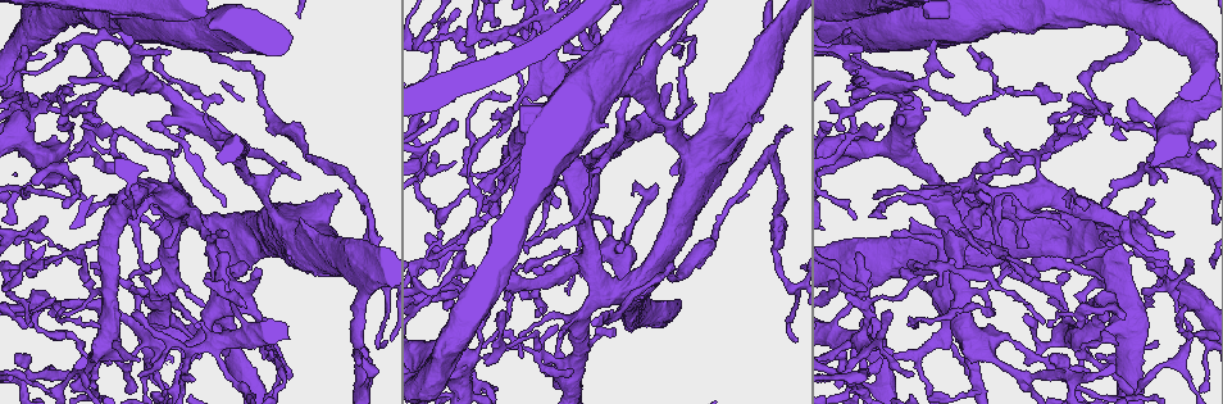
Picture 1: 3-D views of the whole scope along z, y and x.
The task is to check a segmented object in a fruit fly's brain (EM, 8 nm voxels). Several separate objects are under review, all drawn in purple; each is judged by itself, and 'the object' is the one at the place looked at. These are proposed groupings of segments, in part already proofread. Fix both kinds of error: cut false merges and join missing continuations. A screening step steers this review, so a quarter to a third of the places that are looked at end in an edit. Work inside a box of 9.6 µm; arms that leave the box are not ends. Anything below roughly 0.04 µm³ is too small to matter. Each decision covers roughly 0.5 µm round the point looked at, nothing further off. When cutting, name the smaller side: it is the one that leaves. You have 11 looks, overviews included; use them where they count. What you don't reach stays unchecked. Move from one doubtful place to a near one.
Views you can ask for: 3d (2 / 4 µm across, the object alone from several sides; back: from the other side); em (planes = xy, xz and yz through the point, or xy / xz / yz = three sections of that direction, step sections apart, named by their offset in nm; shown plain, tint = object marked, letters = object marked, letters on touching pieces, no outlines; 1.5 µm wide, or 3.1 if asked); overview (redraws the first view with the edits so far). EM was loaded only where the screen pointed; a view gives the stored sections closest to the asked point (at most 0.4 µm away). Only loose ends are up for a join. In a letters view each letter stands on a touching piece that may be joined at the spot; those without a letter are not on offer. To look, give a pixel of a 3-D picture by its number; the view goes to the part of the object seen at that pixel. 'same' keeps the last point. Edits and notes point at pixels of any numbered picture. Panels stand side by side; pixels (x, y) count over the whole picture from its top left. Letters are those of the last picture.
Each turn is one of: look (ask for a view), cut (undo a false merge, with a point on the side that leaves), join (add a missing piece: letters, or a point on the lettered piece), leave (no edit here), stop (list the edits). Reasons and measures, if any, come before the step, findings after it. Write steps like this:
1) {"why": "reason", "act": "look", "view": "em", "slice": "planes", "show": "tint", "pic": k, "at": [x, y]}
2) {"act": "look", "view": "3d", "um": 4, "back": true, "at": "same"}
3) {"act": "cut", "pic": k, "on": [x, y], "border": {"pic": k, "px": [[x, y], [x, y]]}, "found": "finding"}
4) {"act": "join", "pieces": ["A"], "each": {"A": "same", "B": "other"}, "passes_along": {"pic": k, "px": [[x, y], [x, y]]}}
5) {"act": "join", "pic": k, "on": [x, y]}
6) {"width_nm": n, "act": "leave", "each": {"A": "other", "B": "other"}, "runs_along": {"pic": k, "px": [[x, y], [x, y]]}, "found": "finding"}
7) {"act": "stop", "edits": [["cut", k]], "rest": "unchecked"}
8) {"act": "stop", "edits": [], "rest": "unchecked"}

{"why": "free end", "act": "look", "view": "em", "slice": "yz", "step": 8, "show": "letters", "pic": 1, "at": [152, 48]}

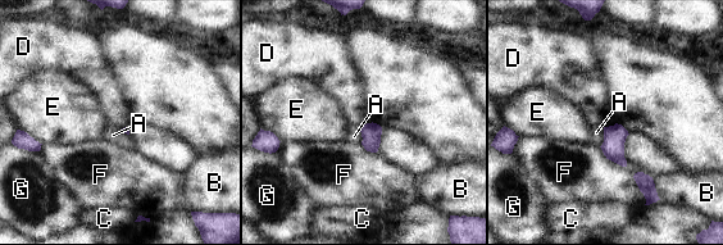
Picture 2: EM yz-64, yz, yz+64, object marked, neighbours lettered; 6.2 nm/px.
{"act": "leave", "each": {"A": "other", "B": "other", "C": "other", "D": "other", "E": "other", "F": "other", "G": "other"}, "border": {"pic": 2, "px": [[372, 122], [367, 122], [360, 127]]}, "found": "none of them fits"}

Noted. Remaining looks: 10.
{"why": "narrows sharply", "act": "look", "view": "em", "slice": "planes", "show": "tint", "pic": 1, "at": [48, 97]}

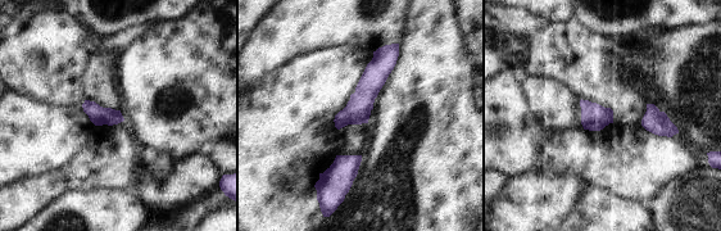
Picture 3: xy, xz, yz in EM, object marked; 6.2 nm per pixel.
{"act": "look", "view": "em", "slice": "planes", "show": "letters", "at": "same"}

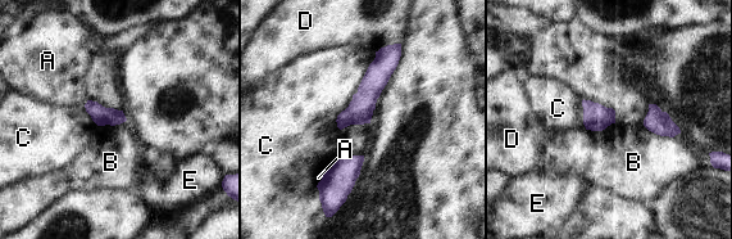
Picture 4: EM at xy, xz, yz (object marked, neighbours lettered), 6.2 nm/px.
{"width_nm": 120, "longest_contact_nm": ["C", 550], "act": "leave", "each": {"A": "other", "B": "other", "C": "other", "D": "other", "E": "other"}, "found": "one neuron here"}

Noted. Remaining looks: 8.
{"why": "calibre changes", "act": "look", "view": "3d", "um": 2, "pic": 1, "at": [158, 371]}

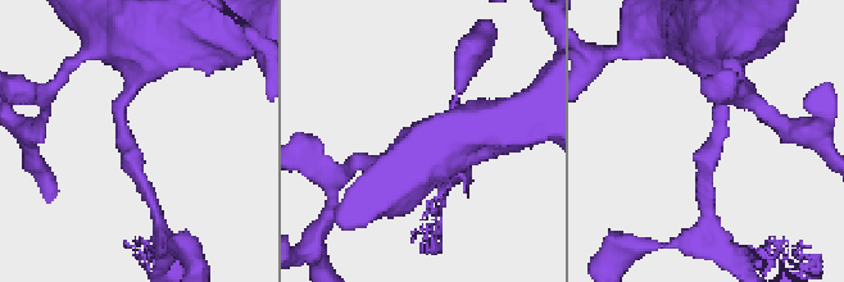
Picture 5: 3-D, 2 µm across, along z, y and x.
{"act": "look", "view": "em", "slice": "xy", "step": 4, "show": "tint", "pic": 5, "at": [717, 138]}

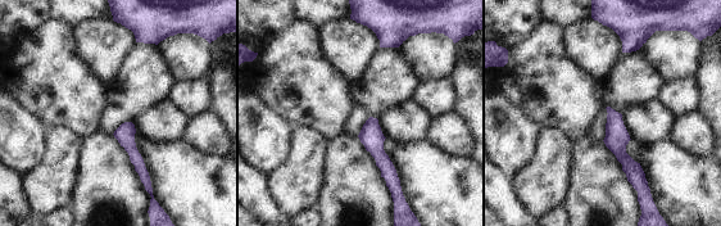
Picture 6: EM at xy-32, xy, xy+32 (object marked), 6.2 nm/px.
{"act": "look", "view": "em", "slice": "planes", "show": "letters", "at": "same"}

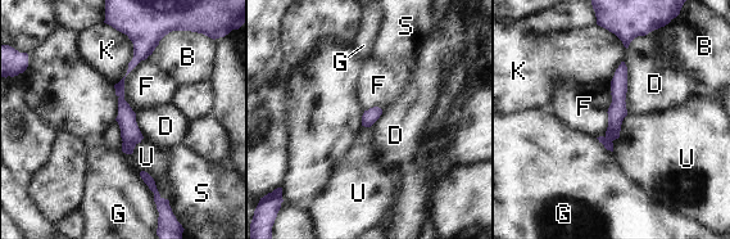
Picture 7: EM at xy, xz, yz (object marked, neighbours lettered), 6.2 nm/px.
{"longest_contact_nm": ["F", 360], "act": "leave", "each": {"B": "other", "D": "other", "F": "other", "G": "other", "K": "other", "S": "other", "U": "other"}, "found": "continuous, no second neuron"}

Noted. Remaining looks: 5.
{"why": "tapers out", "act": "look", "view": "em", "slice": "xy", "step": 4, "show": "letters", "pic": 1, "at": [289, 380]}

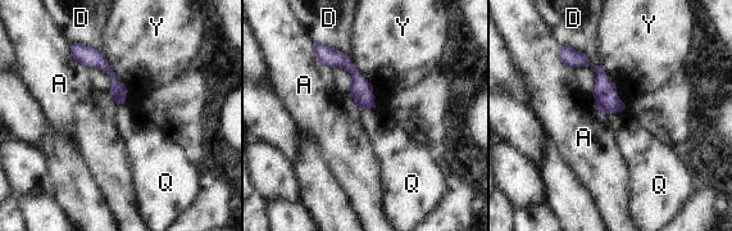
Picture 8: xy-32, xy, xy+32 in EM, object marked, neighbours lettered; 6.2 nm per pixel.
{"act": "leave", "each": {"A": "other", "D": "other", "Q": "other", "Y": "other"}, "border": {"pic": 8, "px": [[558, 57], [574, 68]]}, "found": "no lettered piece goes on from it"}

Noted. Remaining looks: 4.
{"why": "thin end", "act": "look", "view": "em", "slice": "planes", "show": "tint", "pic": 1, "at": [227, 233]}

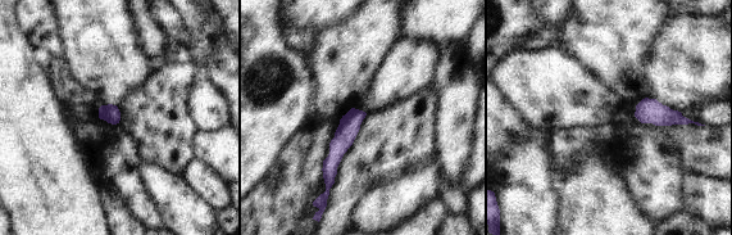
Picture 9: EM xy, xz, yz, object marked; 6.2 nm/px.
{"why": "see the neighbours", "act": "look", "view": "em", "slice": "planes", "show": "letters", "at": "same"}

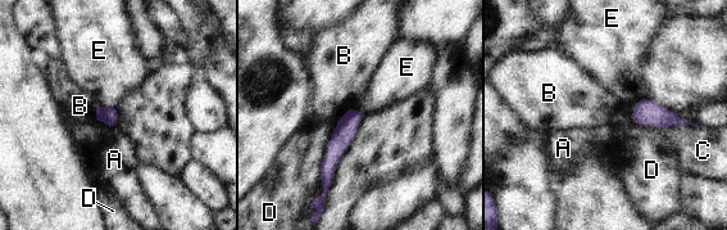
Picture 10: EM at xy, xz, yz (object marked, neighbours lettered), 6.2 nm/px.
{"width_nm": 120, "act": "leave", "each": {"A": "other", "B": "other", "C": "other", "D": "other", "E": "other"}, "runs_along": {"pic": 10, "px": [[357, 114], [327, 166], [326, 184]]}, "found": "no lettered piece goes on from it"}

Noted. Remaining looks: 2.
{"act": "stop", "edits": [], "rest": "unchecked"}

